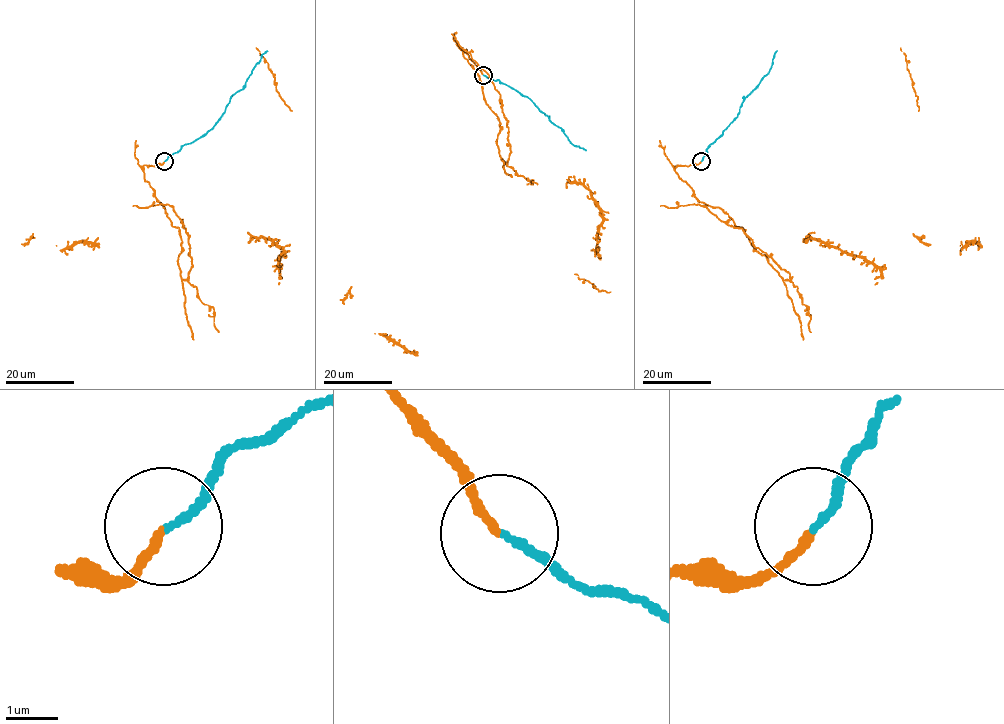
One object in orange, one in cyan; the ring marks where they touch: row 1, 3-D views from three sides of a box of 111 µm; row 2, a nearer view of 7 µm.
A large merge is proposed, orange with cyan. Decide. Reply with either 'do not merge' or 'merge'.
merge

